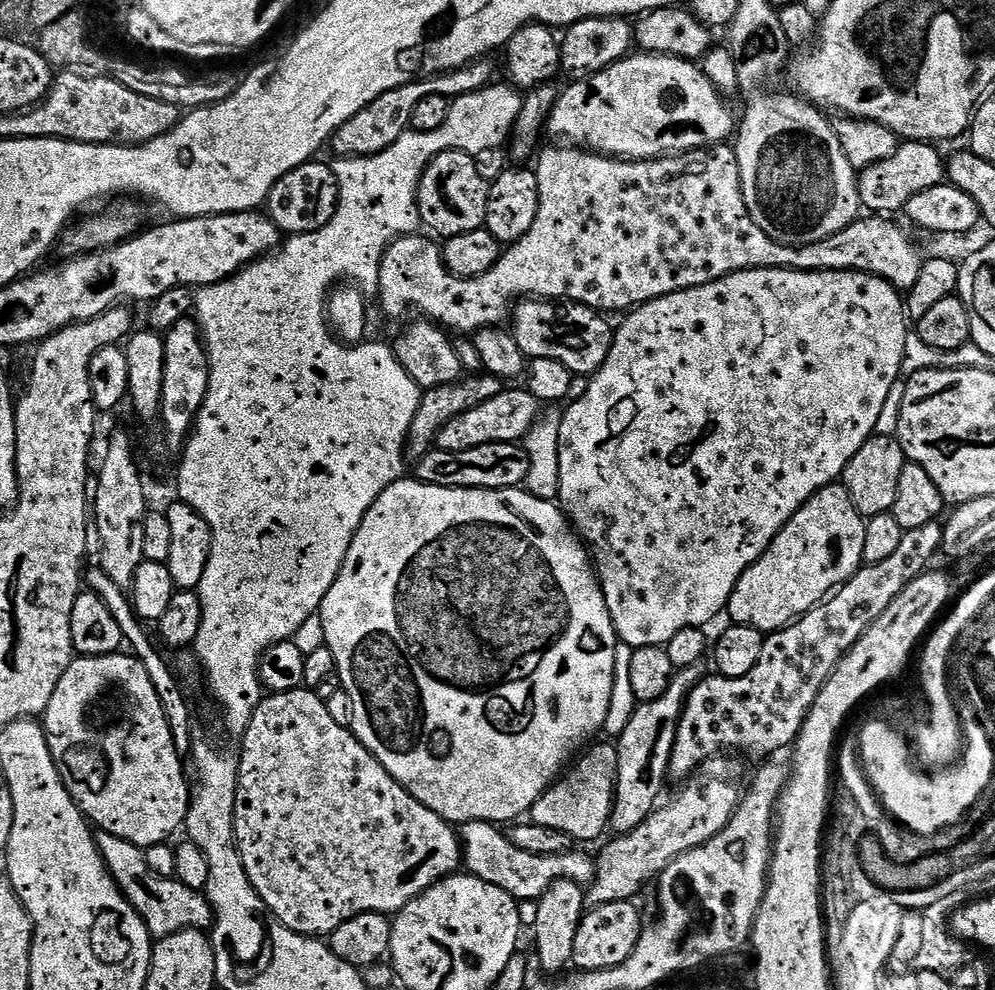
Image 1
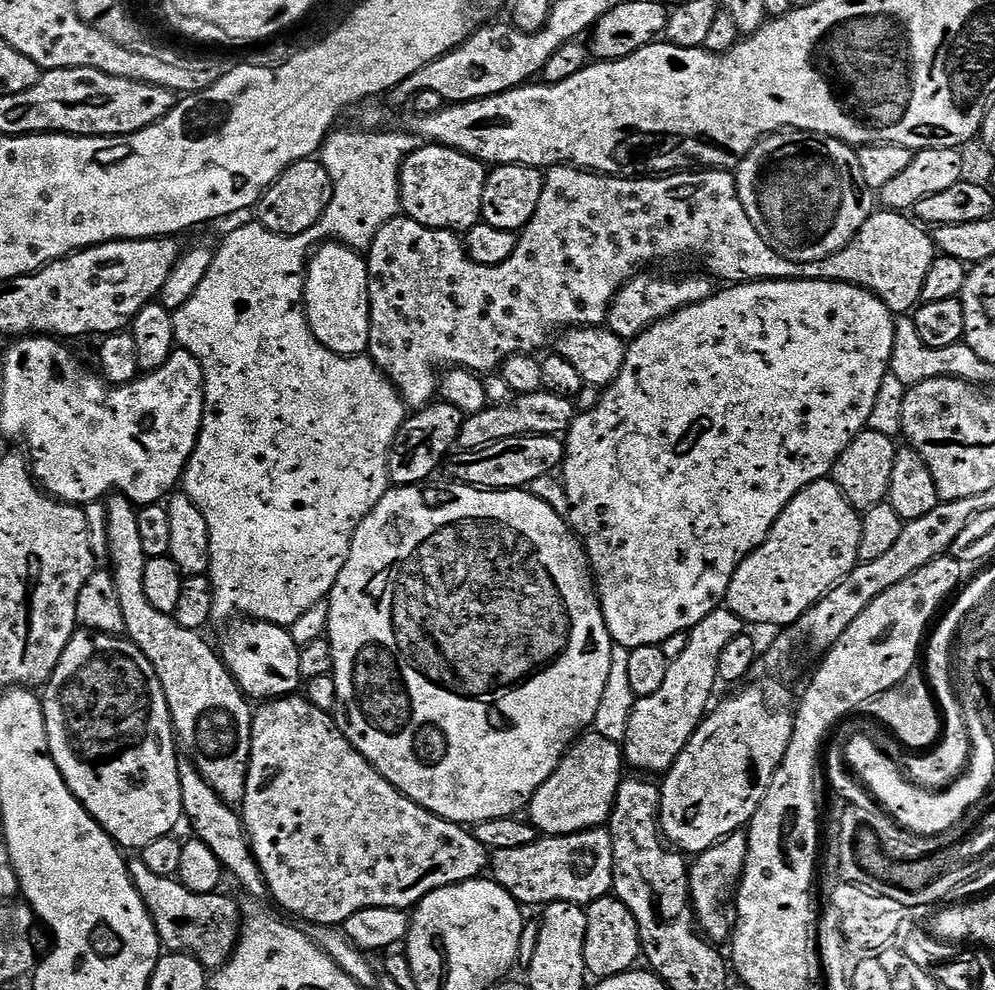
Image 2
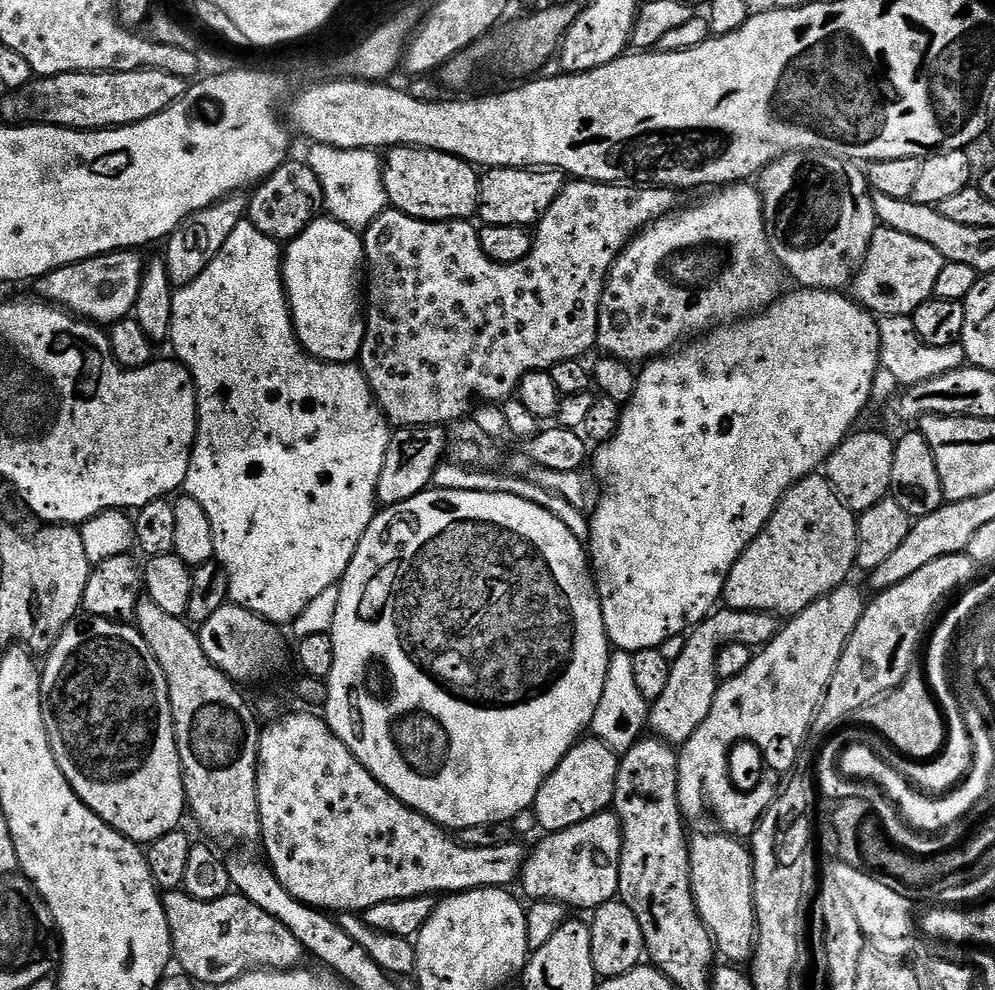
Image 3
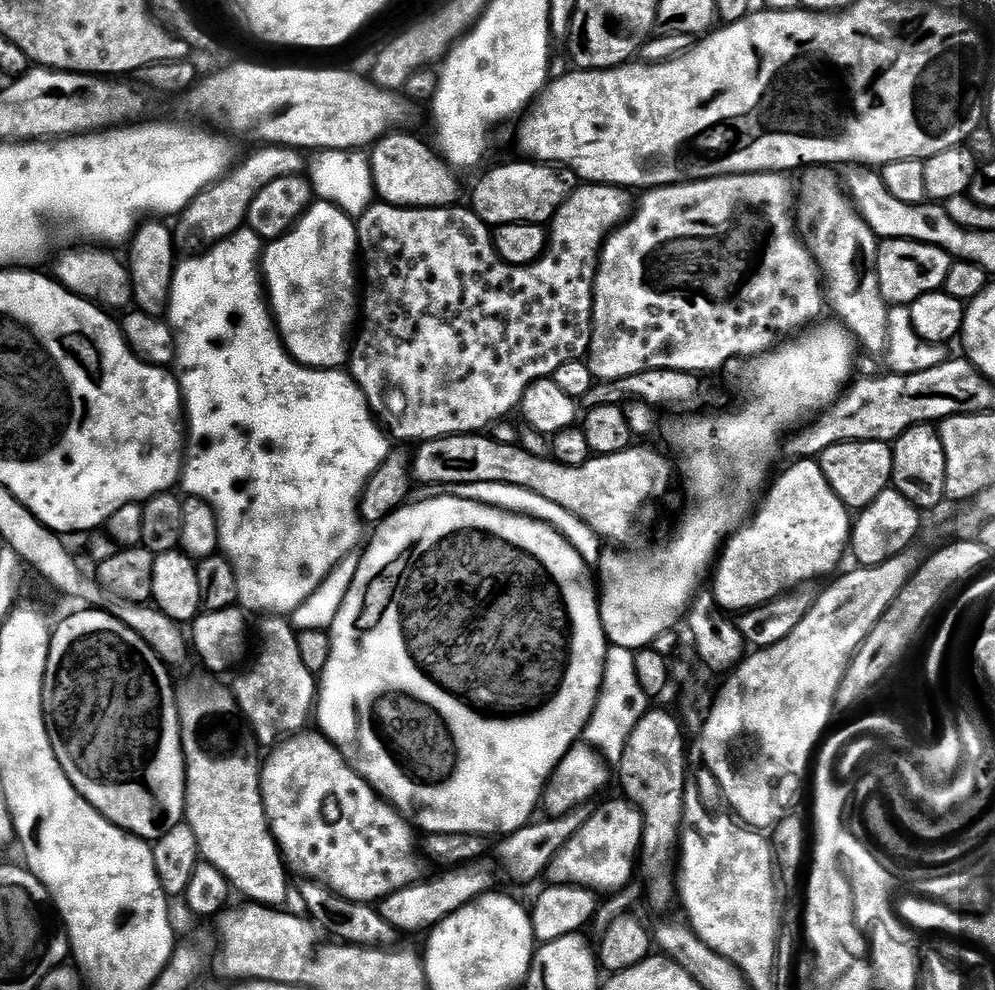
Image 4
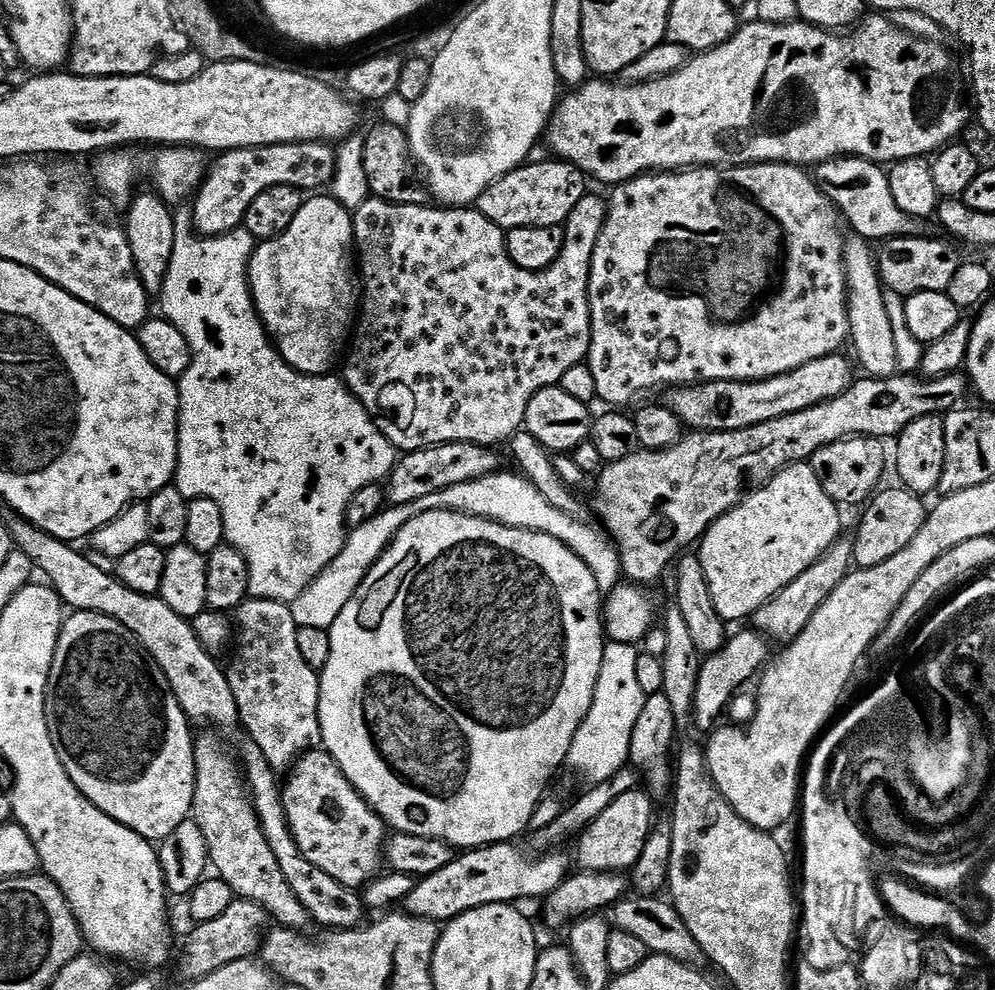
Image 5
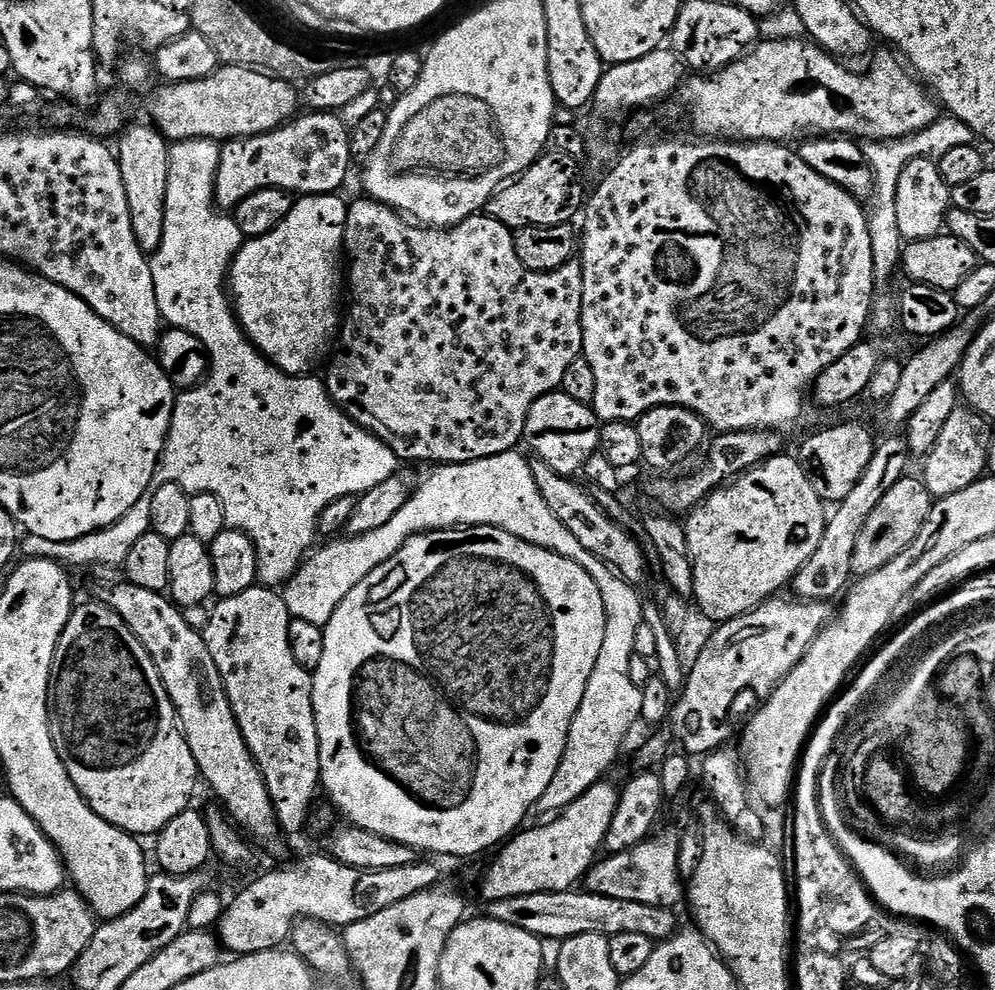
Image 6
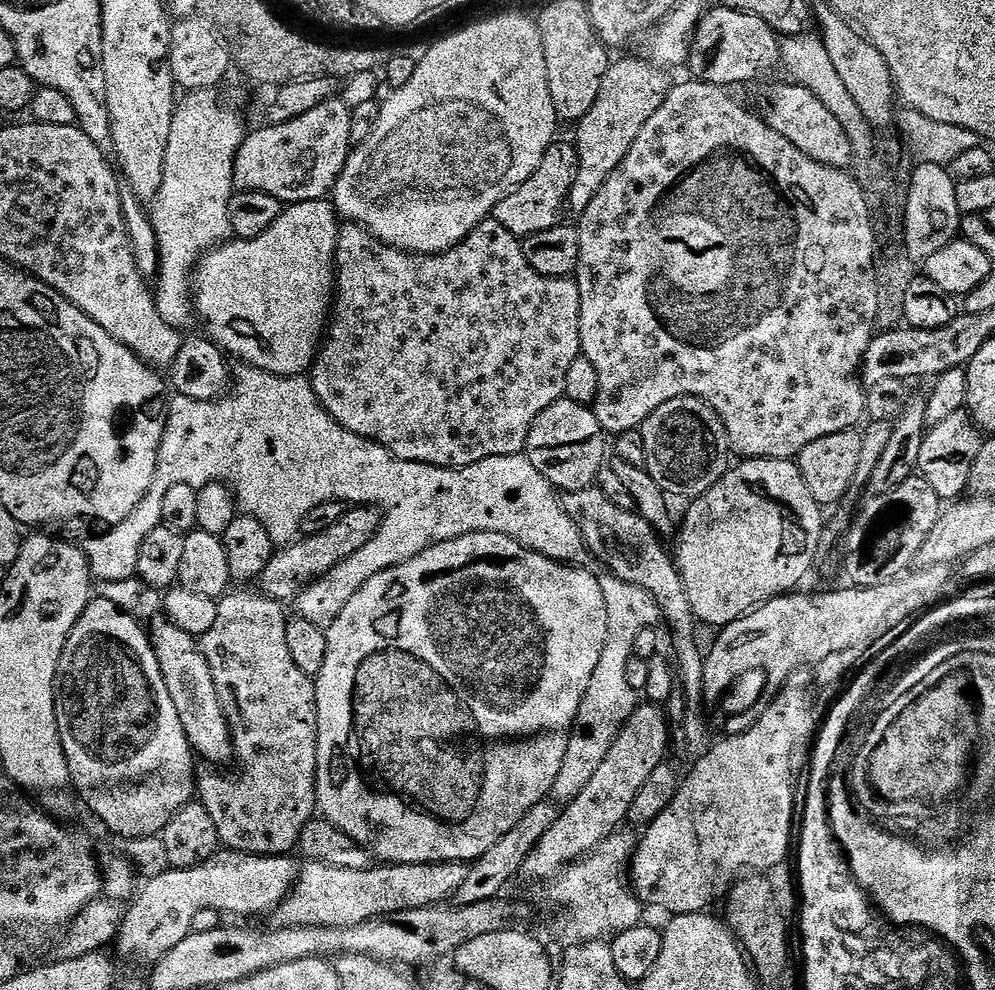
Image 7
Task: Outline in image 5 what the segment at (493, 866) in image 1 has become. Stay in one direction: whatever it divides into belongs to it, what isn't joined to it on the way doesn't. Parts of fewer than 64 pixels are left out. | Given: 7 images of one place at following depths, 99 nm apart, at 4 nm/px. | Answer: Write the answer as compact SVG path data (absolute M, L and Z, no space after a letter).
M637 790L622 794L618 802L594 818L589 828L579 833L576 844L576 860L585 872L618 872L627 873L638 862L642 854L642 846L646 846L646 838L654 827L652 816L653 797L647 791Z

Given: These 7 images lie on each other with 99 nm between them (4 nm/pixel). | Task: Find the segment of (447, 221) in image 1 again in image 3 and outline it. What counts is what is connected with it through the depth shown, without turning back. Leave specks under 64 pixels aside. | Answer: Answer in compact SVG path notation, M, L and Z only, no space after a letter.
M394 148L382 163L384 189L393 209L419 220L471 221L479 213L480 176L467 160L429 148Z

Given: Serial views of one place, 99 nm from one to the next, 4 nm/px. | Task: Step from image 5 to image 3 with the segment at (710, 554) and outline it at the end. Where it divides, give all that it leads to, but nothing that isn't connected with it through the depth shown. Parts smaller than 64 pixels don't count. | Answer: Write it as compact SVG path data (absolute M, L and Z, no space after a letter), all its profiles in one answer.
M820 474L804 477L780 499L768 524L754 542L736 559L724 583L723 603L747 612L770 612L780 618L797 616L817 600L839 588L854 572L857 517L838 498L830 482Z

